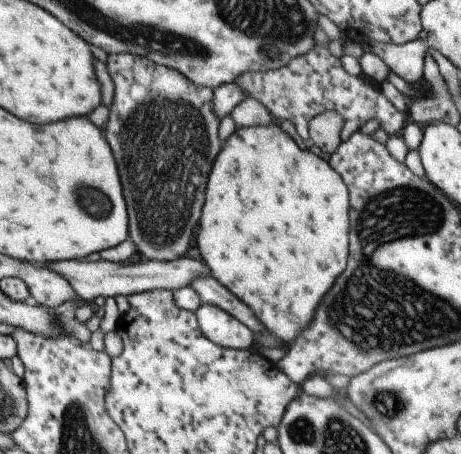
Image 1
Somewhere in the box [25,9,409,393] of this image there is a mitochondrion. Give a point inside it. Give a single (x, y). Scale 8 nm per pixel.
(164, 148)

